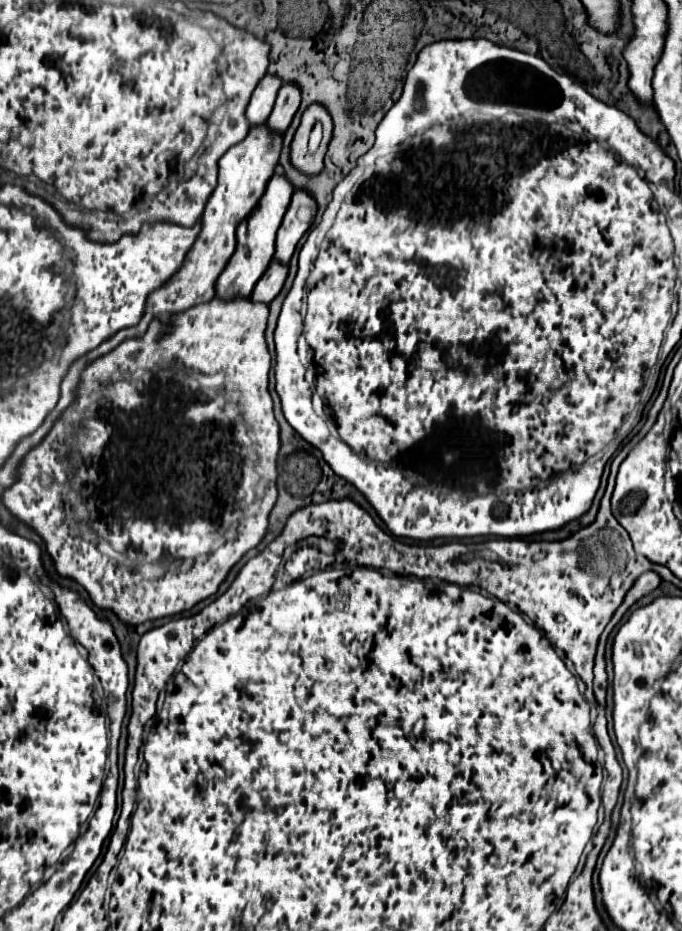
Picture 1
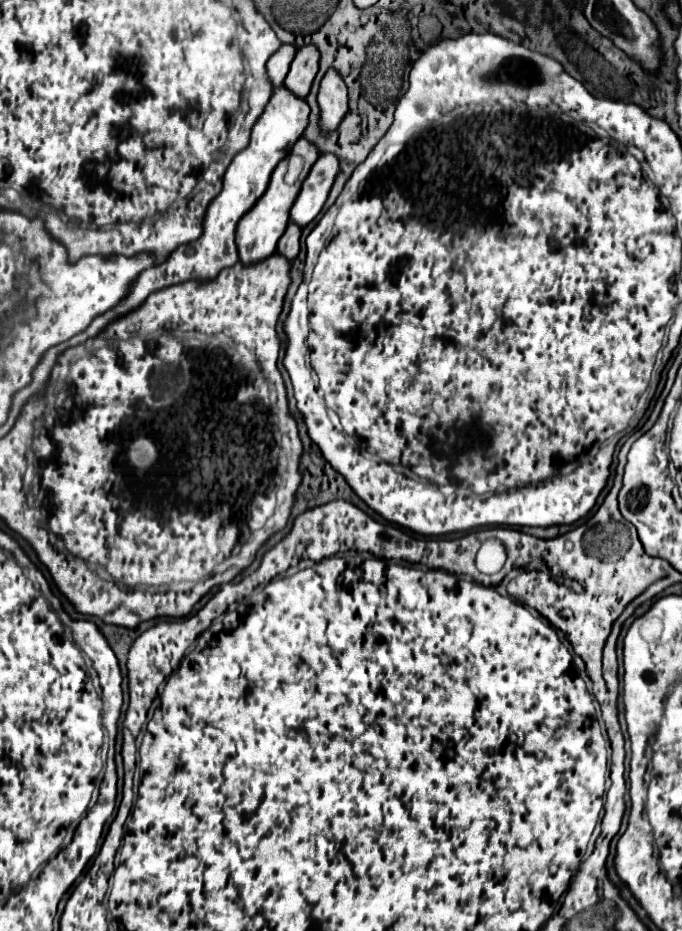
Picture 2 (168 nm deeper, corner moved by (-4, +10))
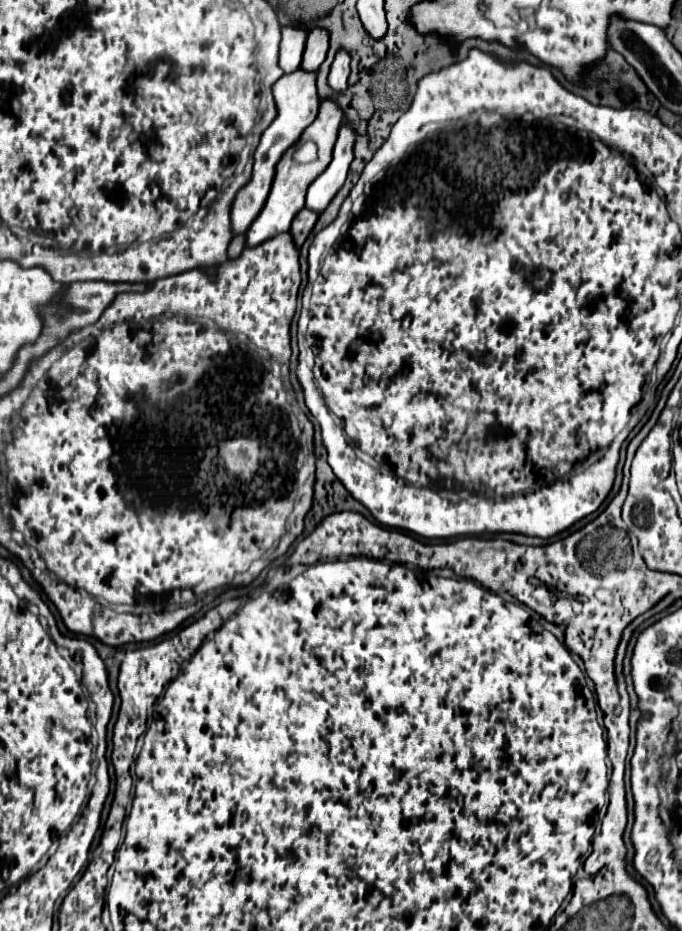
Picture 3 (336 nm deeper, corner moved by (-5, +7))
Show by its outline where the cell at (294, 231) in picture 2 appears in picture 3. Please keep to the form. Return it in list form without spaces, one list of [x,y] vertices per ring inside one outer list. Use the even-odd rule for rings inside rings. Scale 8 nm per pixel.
[[[301,209],[301,211],[295,215],[289,233],[291,233],[291,237],[293,237],[293,241],[295,241],[297,247],[301,247],[301,245],[305,243],[305,239],[307,239],[307,235],[309,235],[309,231],[313,229],[315,221],[317,221],[317,213],[307,211],[307,209]]]

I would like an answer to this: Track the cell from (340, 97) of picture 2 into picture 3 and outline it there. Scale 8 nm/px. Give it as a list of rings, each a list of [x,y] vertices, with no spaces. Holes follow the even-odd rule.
[[[339,51],[329,73],[329,87],[337,93],[343,93],[347,89],[347,77],[349,77],[349,53]]]

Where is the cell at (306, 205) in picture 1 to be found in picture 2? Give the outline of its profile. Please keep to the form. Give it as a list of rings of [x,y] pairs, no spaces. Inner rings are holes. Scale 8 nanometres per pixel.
[[[326,152],[318,158],[292,206],[290,212],[292,222],[296,222],[298,226],[306,226],[320,214],[338,172],[340,172],[340,162],[336,154]]]

